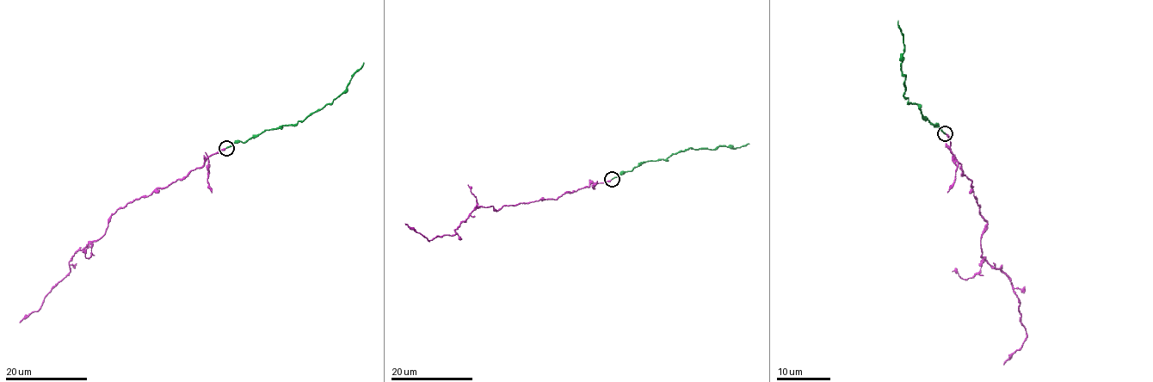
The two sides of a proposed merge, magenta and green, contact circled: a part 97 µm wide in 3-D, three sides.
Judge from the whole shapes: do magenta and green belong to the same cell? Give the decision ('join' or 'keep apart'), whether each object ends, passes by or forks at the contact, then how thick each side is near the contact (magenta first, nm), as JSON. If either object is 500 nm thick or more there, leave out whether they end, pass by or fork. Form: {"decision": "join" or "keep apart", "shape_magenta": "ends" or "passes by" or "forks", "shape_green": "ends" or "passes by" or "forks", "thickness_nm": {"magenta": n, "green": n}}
{"decision": "keep apart", "shape_magenta": "ends", "shape_green": "ends", "thickness_nm": {"magenta": 260, "green": 160}}

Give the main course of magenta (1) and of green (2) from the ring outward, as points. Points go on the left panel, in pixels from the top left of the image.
1: (225, 148), (185, 176), (120, 207), (105, 233), (77, 250), (69, 262), (70, 272), (36, 311), (20, 323)
2: (225, 148), (264, 131), (305, 120), (346, 89), (363, 63)

